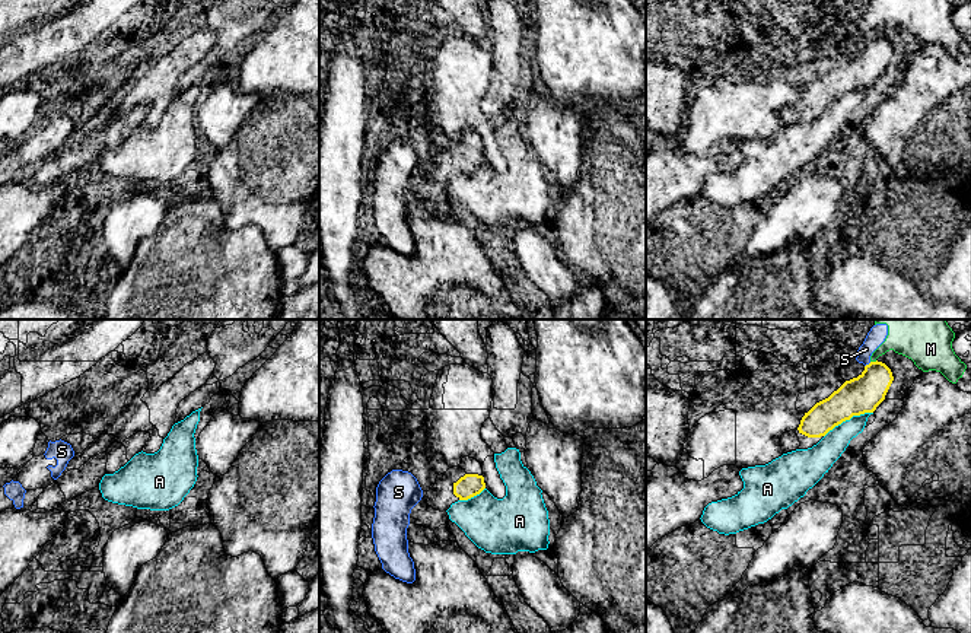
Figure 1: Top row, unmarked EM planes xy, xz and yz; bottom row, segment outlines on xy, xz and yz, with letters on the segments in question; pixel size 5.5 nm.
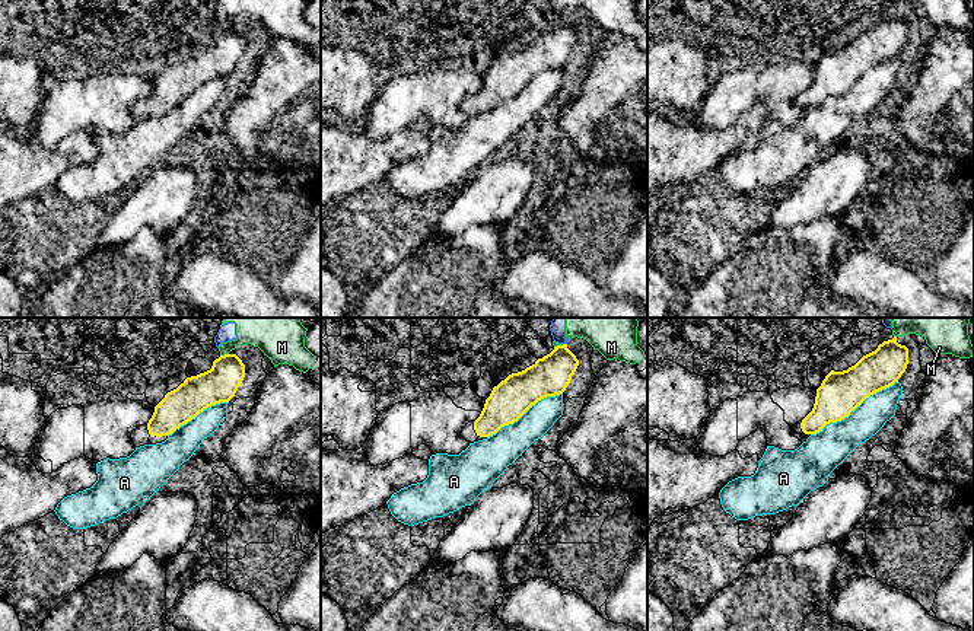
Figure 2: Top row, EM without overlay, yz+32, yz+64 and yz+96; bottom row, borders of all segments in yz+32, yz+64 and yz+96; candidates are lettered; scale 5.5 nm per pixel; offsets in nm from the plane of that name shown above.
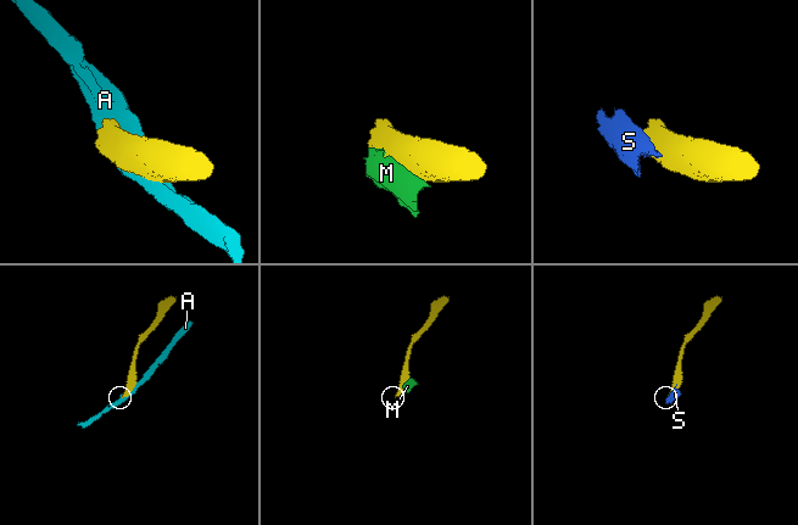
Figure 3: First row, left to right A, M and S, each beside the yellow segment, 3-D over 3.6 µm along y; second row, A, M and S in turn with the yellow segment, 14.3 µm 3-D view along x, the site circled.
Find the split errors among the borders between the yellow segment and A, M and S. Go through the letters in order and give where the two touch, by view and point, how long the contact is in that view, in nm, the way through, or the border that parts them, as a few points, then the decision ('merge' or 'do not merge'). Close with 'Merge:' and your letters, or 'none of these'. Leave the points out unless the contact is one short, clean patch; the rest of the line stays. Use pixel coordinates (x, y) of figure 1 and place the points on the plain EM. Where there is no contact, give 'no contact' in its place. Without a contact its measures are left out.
A: contact yz (847, 92); length 300 nm; do not merge
M: contact yz (874, 35); length 40 nm; do not merge
S: contact yz (869, 37); length 50 nm; do not merge
Merge: none of these

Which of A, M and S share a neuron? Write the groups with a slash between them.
A / M S

